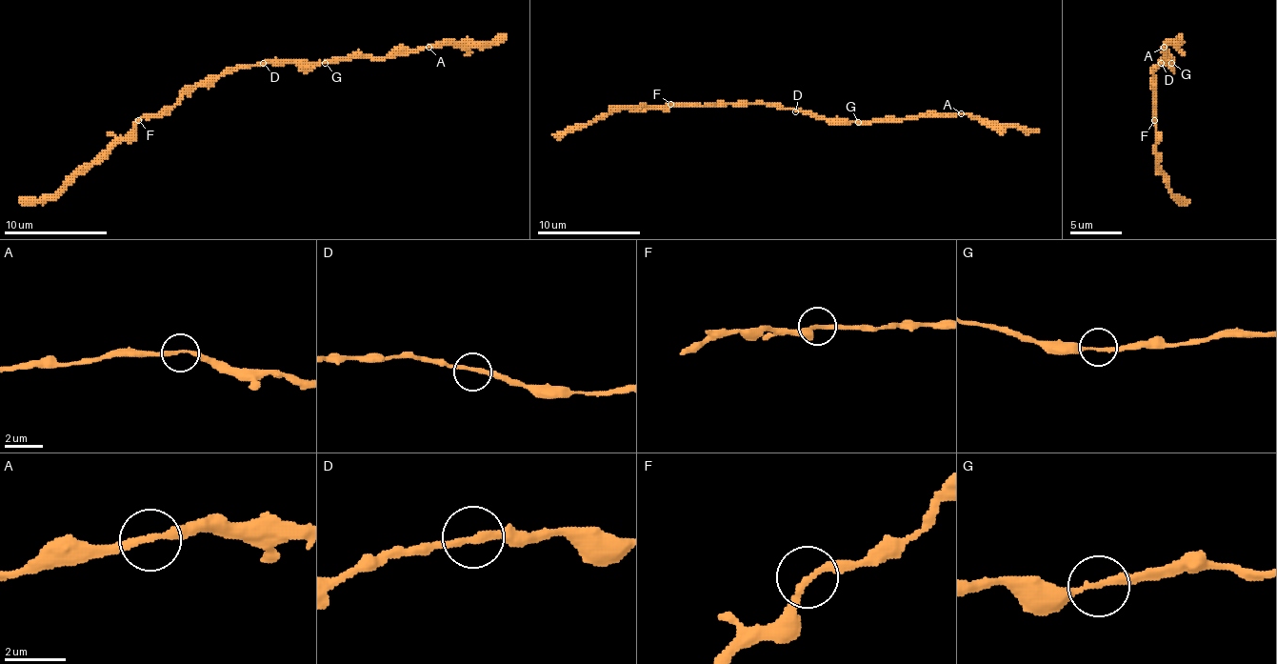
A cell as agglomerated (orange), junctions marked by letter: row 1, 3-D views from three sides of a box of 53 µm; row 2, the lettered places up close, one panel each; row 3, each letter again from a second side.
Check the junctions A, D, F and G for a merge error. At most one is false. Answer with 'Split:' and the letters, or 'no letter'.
Split: no letter

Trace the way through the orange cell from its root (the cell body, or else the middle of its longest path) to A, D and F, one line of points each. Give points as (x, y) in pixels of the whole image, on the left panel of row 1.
A: (245, 68), (268, 63), (329, 63), (353, 57), (408, 55), (428, 47)
D: (245, 68), (263, 63)
F: (245, 68), (209, 75), (195, 83), (172, 107), (165, 107), (156, 114), (144, 114), (138, 120)

